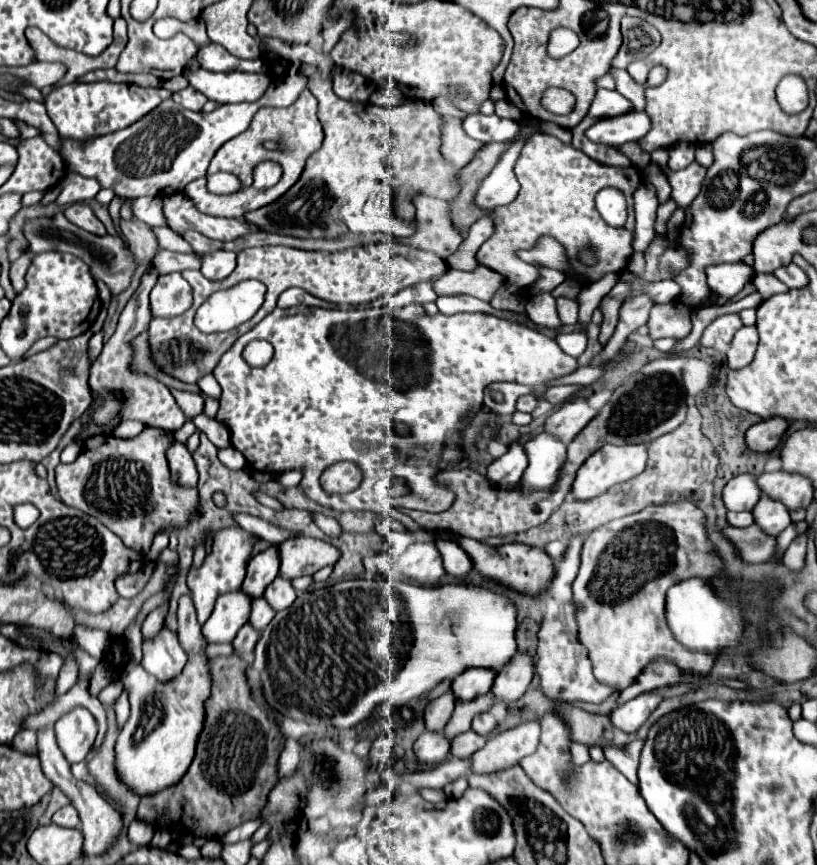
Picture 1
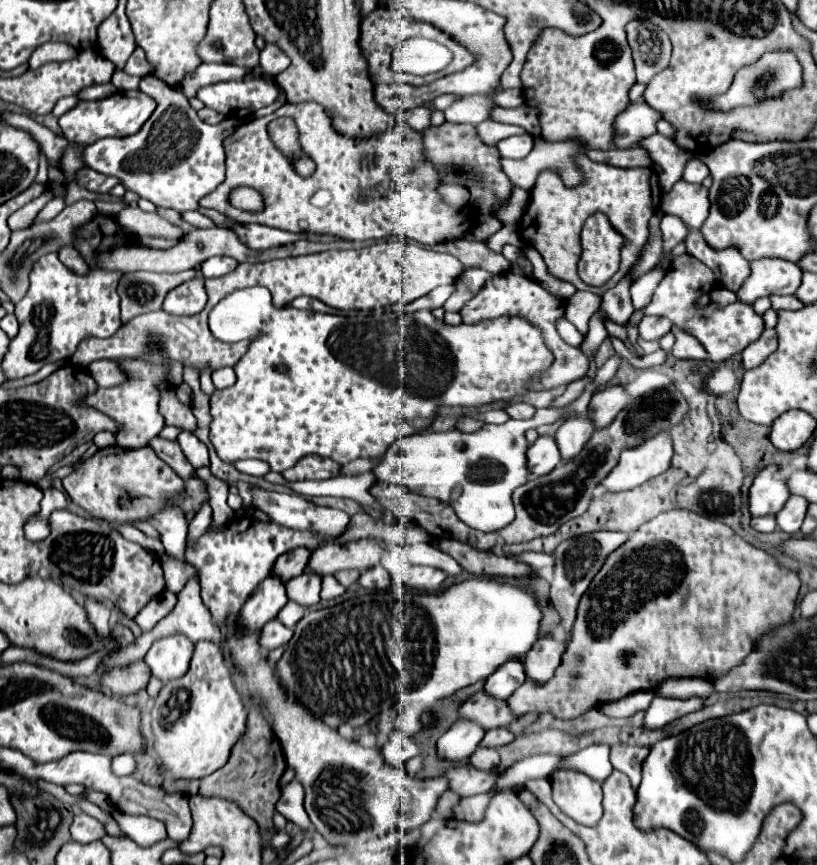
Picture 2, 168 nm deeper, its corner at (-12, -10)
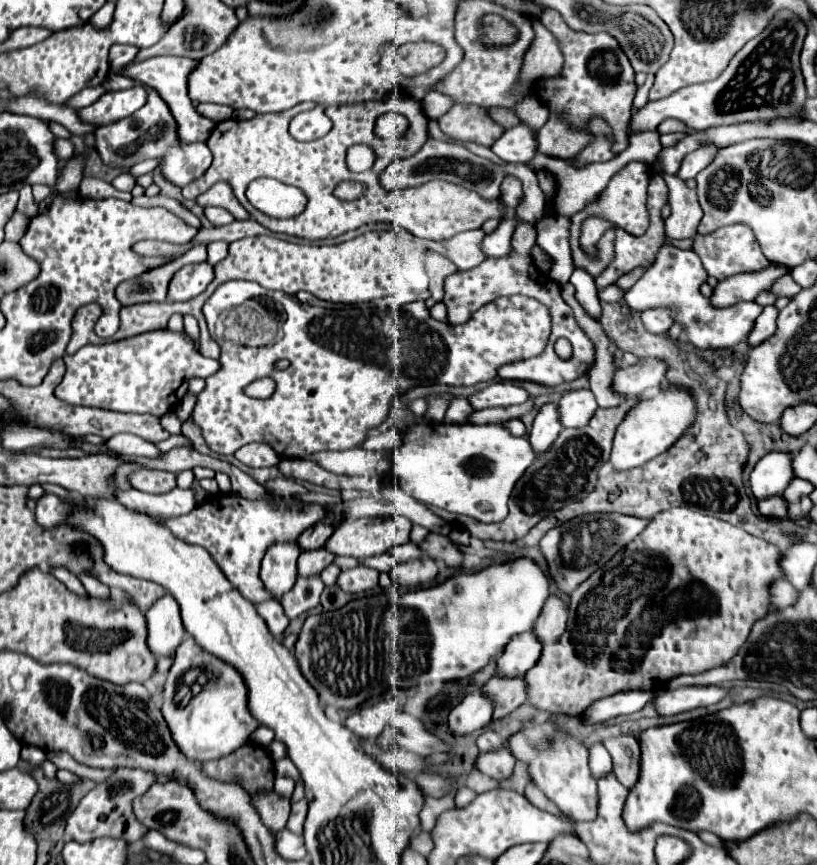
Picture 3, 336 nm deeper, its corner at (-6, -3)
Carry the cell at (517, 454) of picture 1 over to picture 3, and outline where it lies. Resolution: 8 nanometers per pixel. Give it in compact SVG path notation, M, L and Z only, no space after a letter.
M546 403L538 409L538 415L534 419L528 439L534 447L534 451L540 455L542 451L546 451L546 447L550 447L550 443L554 443L554 439L558 437L560 431L562 431L562 423L558 417L558 405Z

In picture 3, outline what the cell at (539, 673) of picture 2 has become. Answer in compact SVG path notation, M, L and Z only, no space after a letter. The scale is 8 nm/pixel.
M550 595L542 607L542 613L536 621L534 633L538 635L540 643L556 643L560 635L566 631L566 621L568 621L568 605L556 597Z

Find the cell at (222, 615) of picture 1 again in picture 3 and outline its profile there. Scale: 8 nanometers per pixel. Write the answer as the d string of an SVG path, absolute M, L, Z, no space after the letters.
M280 541L268 547L262 559L260 579L266 583L266 589L272 595L282 597L286 591L294 587L298 577L296 561L300 553L302 551L296 541Z

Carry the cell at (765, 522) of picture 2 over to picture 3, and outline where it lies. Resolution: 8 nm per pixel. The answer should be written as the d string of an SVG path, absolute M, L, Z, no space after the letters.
M772 495L758 503L758 509L768 519L784 519L788 515L788 501L782 495Z

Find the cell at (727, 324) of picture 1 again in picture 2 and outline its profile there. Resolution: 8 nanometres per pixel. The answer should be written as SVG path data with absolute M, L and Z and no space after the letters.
M690 254L676 256L672 260L664 280L656 288L652 302L646 306L646 314L666 316L672 324L678 324L680 328L694 334L704 344L704 348L708 352L708 360L724 362L724 360L732 358L734 354L742 352L750 342L754 342L762 334L764 320L762 320L762 316L758 316L752 310L750 304L740 301L728 305L727 308L718 308L714 303L698 308L696 300L701 295L709 293L717 285L717 280L708 266L704 266Z

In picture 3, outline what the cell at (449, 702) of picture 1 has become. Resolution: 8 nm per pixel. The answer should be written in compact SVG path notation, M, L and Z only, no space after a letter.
M492 677L486 685L484 691L494 699L494 719L502 719L508 713L512 713L516 707L526 703L528 685L522 677Z

